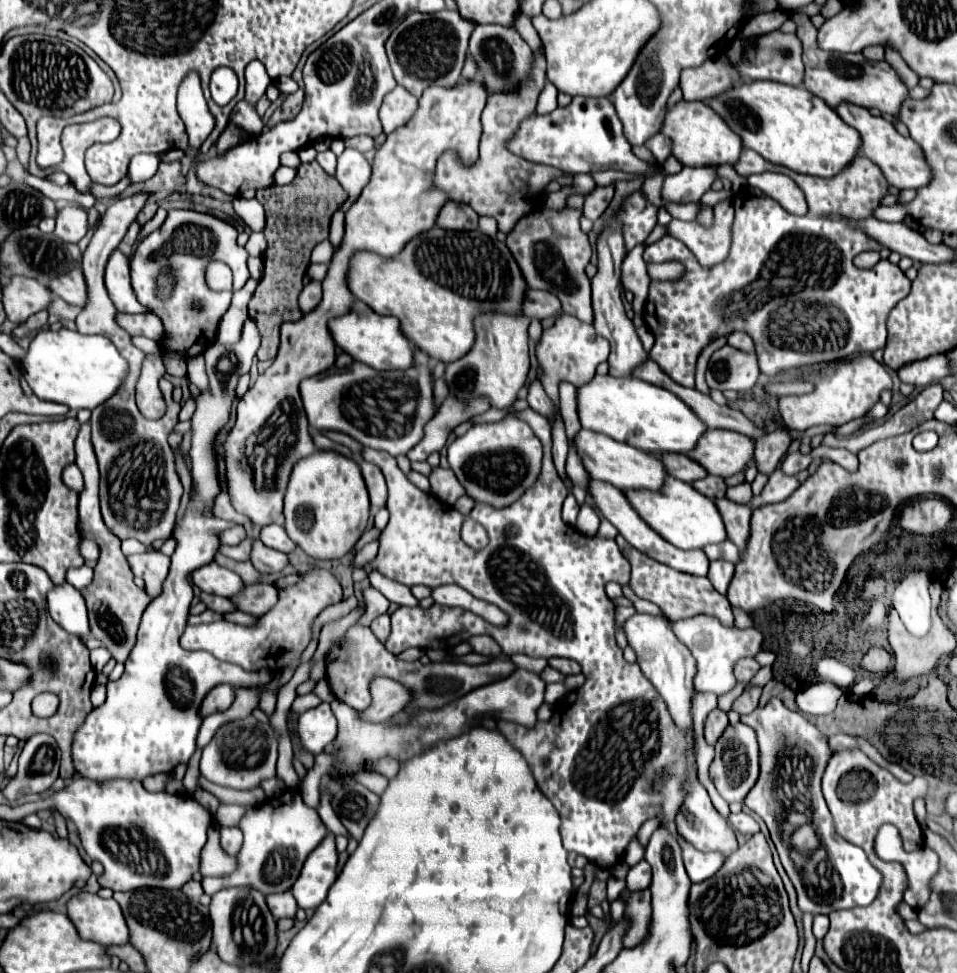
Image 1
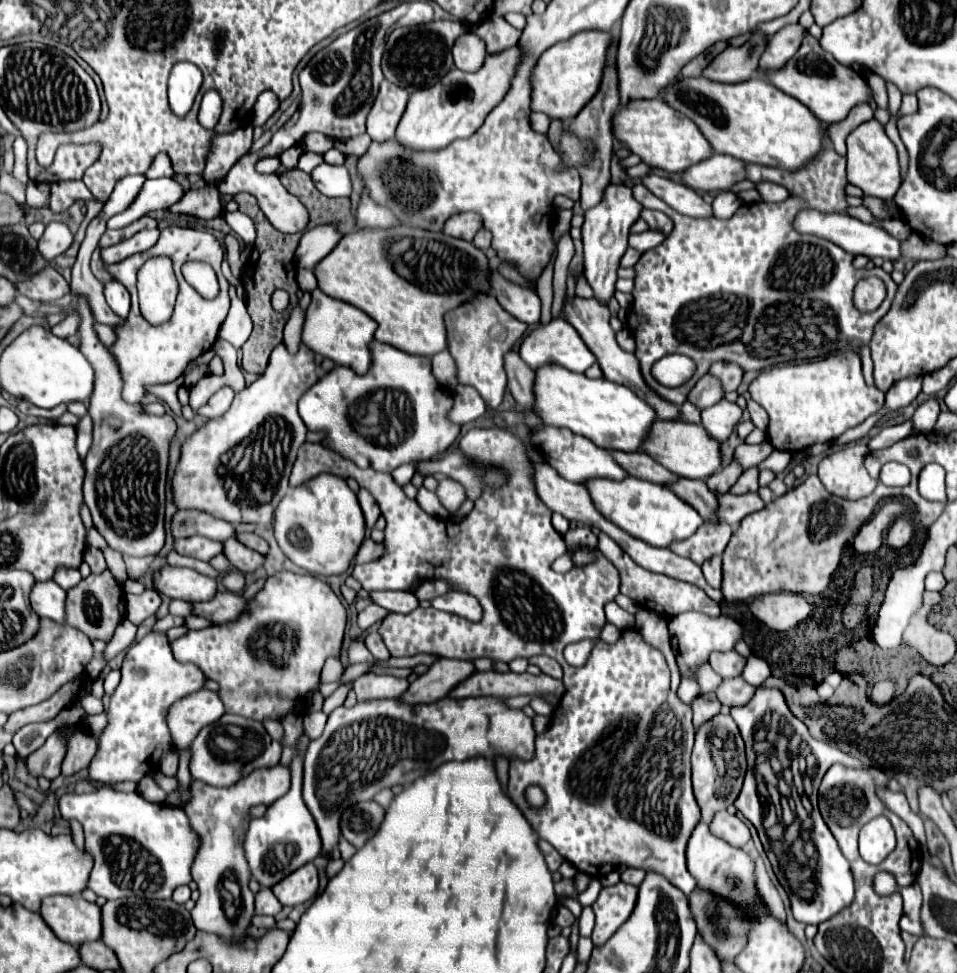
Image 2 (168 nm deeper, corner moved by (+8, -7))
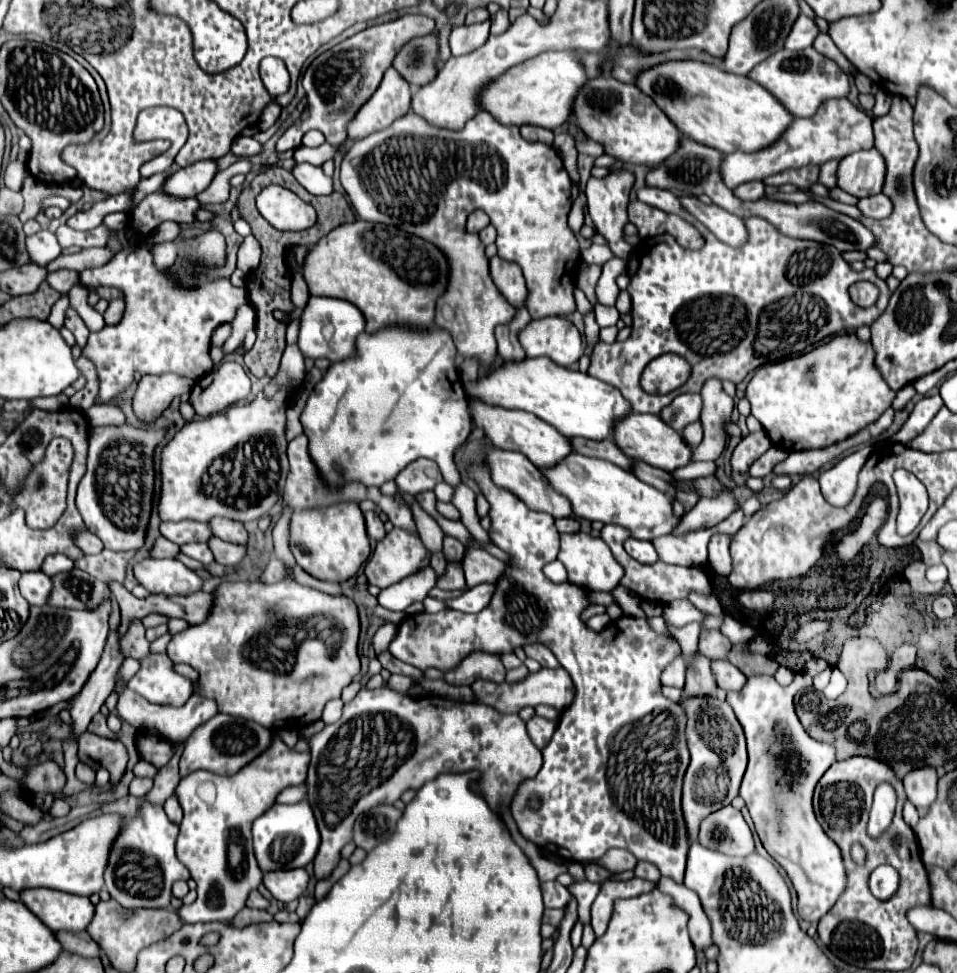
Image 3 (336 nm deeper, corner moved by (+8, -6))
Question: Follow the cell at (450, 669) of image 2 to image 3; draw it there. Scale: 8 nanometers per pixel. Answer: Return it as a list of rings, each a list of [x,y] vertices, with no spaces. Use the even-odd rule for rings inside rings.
[[[475,651],[463,663],[445,673],[445,681],[451,685],[471,685],[477,679],[487,679],[493,683],[503,683],[505,681],[505,667],[501,663],[499,653],[485,653],[485,651]]]

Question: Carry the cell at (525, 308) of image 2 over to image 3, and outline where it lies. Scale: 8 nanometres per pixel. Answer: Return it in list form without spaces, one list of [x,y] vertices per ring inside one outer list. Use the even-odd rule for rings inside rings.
[[[491,257],[491,277],[499,291],[509,299],[513,307],[525,305],[527,289],[525,289],[525,279],[521,273],[521,267],[517,263],[505,261],[501,257]]]

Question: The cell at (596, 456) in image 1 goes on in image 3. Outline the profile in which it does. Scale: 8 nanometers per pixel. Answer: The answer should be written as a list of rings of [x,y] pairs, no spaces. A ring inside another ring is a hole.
[[[469,401],[469,413],[471,413],[473,425],[483,429],[485,437],[491,439],[491,443],[495,447],[519,451],[537,467],[553,467],[555,463],[559,463],[563,457],[567,457],[571,453],[571,443],[567,437],[559,435],[559,431],[555,431],[551,425],[543,423],[539,417],[535,417],[527,411],[493,407],[483,401]]]

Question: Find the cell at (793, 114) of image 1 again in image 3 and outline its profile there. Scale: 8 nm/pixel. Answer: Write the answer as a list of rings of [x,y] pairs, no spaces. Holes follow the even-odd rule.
[[[667,61],[637,75],[635,85],[655,99],[659,109],[667,113],[681,135],[695,139],[721,153],[761,151],[769,147],[791,125],[791,113],[761,85],[749,77],[729,75],[721,67],[701,61]]]

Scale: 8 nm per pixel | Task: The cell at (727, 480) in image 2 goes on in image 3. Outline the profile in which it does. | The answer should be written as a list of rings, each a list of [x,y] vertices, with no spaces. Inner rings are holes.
[[[765,431],[749,433],[747,437],[741,439],[741,443],[733,451],[733,457],[731,457],[733,471],[735,473],[745,473],[751,467],[751,463],[757,461],[769,447],[771,447],[771,443],[769,443]]]

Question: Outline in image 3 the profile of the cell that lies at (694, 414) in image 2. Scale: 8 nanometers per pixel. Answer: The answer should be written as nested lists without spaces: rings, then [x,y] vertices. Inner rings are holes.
[[[697,421],[695,425],[693,425],[693,423],[691,423],[691,425],[687,425],[687,427],[685,427],[685,431],[683,431],[683,439],[685,439],[685,443],[687,443],[687,445],[697,447],[697,445],[701,443],[701,439],[703,439],[701,423]]]

